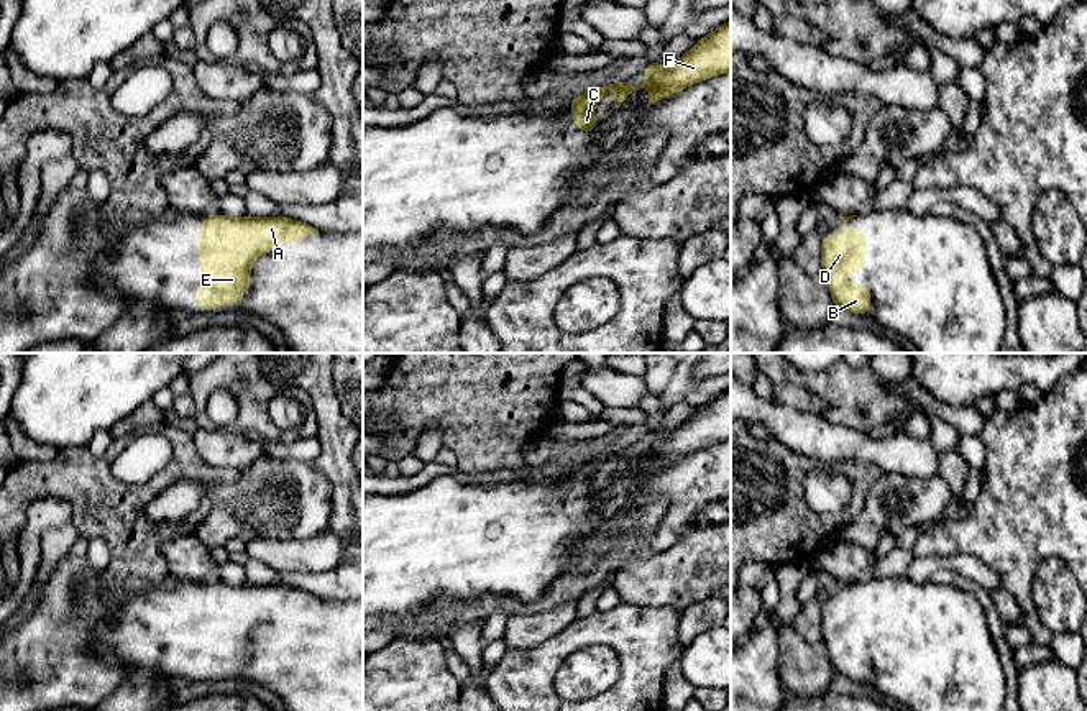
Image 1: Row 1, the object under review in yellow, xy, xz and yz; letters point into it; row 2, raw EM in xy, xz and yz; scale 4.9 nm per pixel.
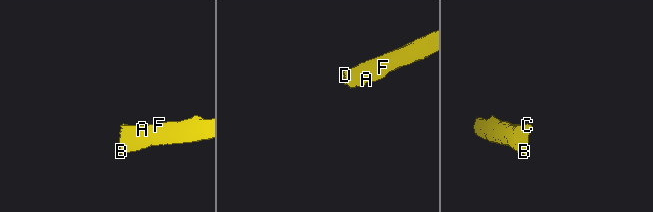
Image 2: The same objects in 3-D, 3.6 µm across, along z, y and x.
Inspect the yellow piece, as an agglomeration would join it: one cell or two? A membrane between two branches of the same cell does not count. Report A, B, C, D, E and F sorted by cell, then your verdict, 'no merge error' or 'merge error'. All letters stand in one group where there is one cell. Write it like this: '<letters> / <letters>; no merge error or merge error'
A B C D E F; no merge error

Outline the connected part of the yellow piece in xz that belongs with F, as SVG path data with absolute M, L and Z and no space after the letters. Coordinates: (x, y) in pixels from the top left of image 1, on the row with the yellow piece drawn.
M731 20L718 26L713 33L699 38L696 44L678 57L672 66L662 67L658 61L647 62L642 71L645 80L635 87L626 87L622 79L606 84L578 97L571 97L570 112L573 123L585 133L591 133L599 125L591 113L601 97L617 92L614 108L617 108L634 90L650 87L647 108L668 97L681 92L685 87L704 79L731 72Z

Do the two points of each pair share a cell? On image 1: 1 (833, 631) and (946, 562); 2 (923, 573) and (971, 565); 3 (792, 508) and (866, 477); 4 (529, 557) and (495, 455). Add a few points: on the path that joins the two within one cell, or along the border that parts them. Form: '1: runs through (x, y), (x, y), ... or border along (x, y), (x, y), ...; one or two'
1: border along (905, 573), (913, 580), (928, 582); two
2: runs through (935, 564), (959, 564); one
3: runs through (815, 521), (841, 519), (857, 499); one
4: border along (537, 473), (527, 478), (513, 478); two

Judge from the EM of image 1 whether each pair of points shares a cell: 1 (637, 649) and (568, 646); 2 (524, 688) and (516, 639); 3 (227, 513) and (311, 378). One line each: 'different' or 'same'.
1: same
2: different
3: different

